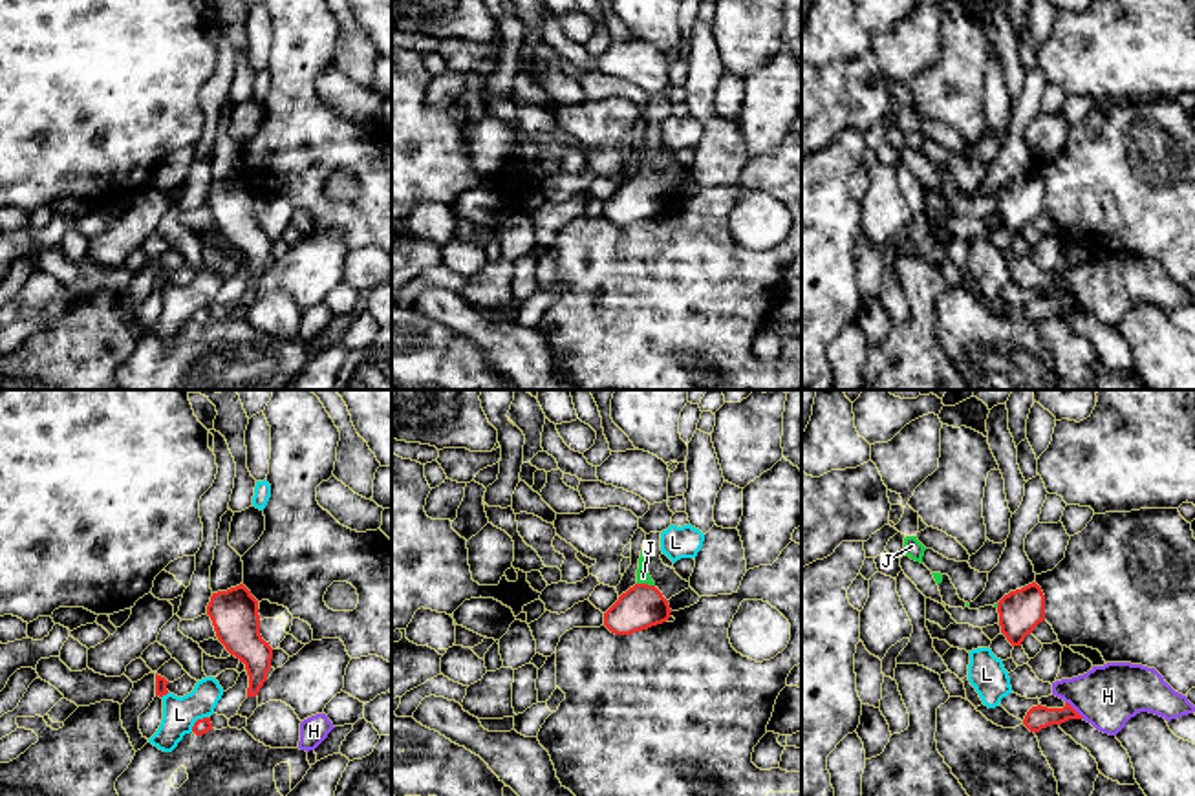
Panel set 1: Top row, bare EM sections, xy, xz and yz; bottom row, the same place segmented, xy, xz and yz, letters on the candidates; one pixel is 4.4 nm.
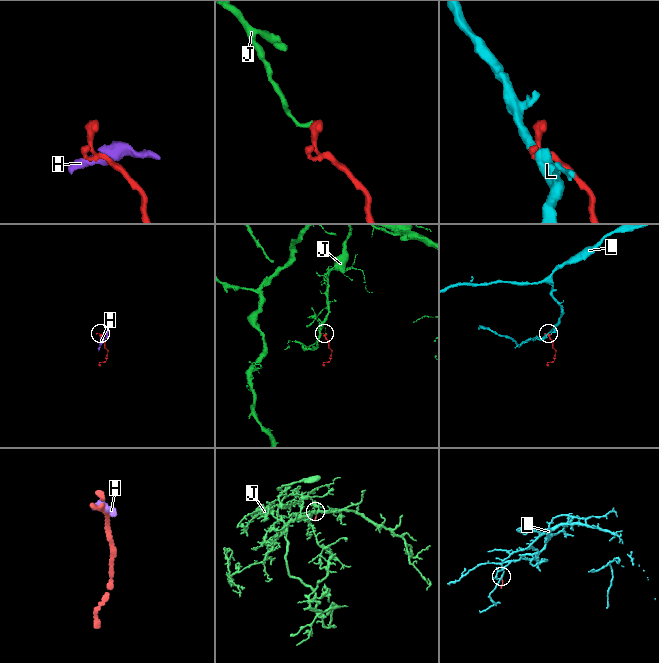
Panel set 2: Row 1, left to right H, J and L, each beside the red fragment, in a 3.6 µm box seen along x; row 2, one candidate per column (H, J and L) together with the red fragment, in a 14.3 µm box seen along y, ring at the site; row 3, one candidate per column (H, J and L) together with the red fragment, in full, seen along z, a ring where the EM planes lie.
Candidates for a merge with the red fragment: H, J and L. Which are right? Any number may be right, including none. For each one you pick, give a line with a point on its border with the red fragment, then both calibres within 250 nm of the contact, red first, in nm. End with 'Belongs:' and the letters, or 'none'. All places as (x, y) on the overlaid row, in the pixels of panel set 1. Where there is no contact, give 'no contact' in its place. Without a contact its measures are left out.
J: xz (646, 584) | 190/60 nm
Belongs: J

